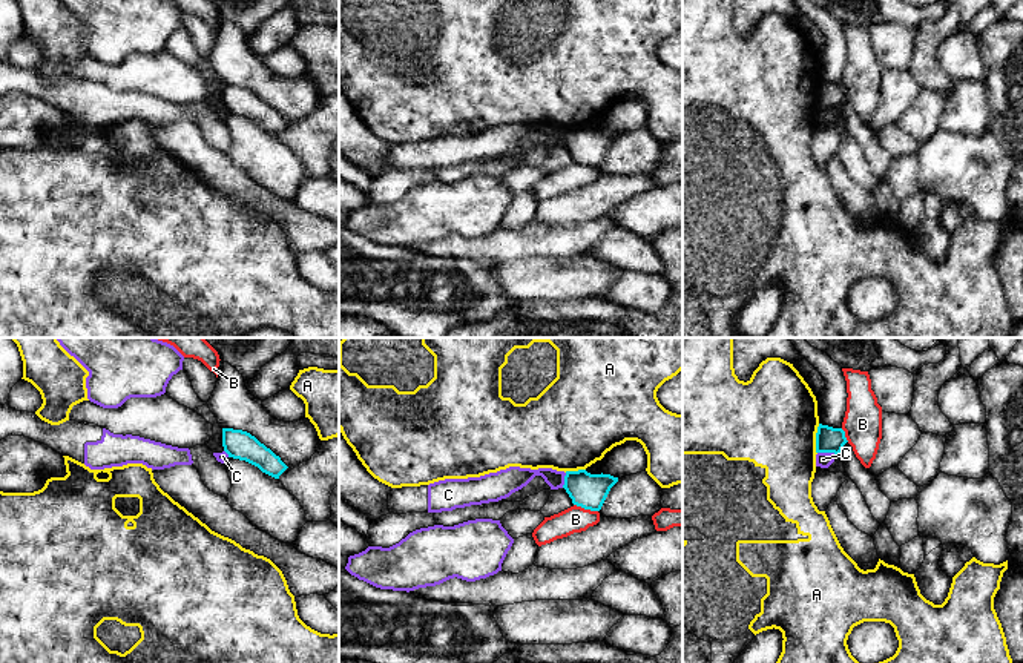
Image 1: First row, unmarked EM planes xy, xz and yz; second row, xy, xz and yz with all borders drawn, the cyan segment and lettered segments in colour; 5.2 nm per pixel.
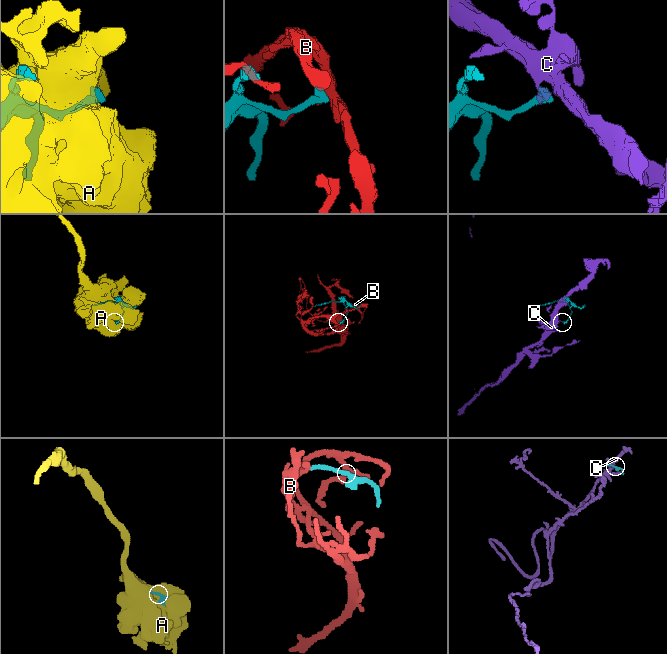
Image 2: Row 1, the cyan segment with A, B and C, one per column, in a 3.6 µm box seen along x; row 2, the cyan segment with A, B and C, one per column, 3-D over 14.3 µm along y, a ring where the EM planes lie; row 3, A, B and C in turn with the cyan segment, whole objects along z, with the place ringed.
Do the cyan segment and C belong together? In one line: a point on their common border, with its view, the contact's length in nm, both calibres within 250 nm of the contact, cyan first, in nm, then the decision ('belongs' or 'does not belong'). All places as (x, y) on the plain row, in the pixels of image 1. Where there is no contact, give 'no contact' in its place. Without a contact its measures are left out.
meets cyan in yz at (828, 108); contact 110 nm long; 140 nm thick on the cyan side, 80 nm on the other; does not belong

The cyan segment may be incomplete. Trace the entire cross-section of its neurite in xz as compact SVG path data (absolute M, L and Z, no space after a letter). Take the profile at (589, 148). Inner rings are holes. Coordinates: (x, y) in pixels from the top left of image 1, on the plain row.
M586 126L566 127L563 144L572 160L590 167L600 167L610 144L618 134L610 130L590 130Z

